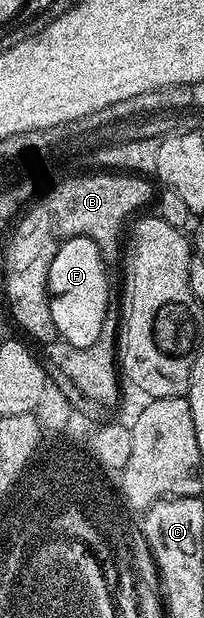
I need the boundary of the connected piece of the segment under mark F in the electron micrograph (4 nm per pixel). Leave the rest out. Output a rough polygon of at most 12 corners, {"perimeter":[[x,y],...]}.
{"perimeter":[[88,237],[50,266],[59,340],[88,349],[108,317],[106,258]]}

